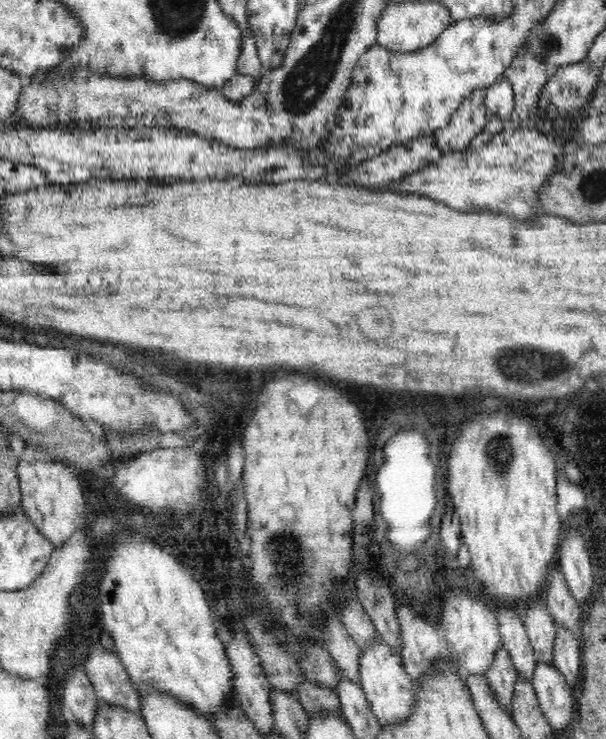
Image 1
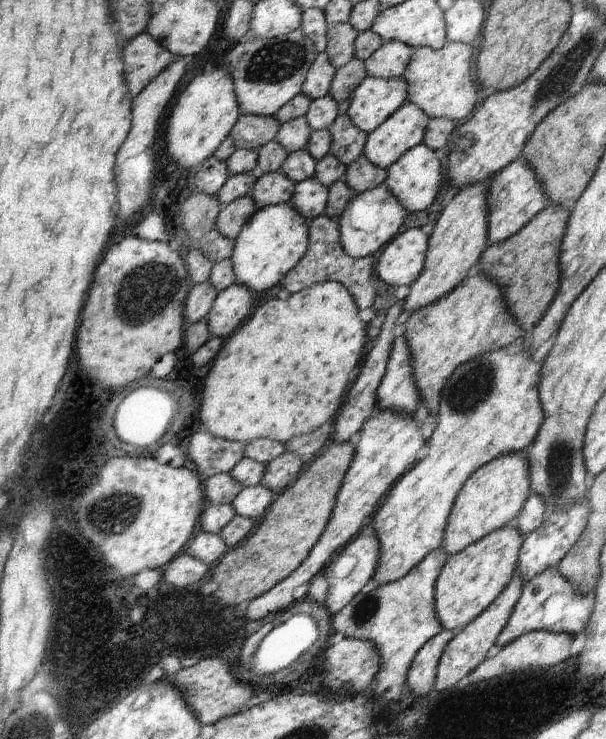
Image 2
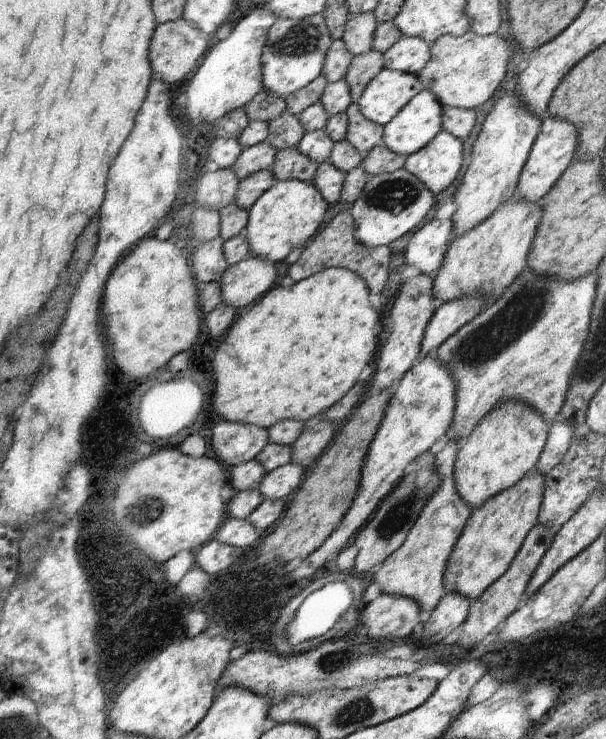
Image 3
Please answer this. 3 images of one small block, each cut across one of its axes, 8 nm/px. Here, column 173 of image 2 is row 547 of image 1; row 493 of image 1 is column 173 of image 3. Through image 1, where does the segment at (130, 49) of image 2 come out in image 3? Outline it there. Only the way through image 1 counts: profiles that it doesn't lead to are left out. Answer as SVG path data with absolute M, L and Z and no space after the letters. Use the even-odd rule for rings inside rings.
M182 18L160 24L154 32L152 46L150 46L150 62L154 72L160 73L162 80L168 85L184 80L186 75L192 74L201 64L212 37L200 32L196 25Z

